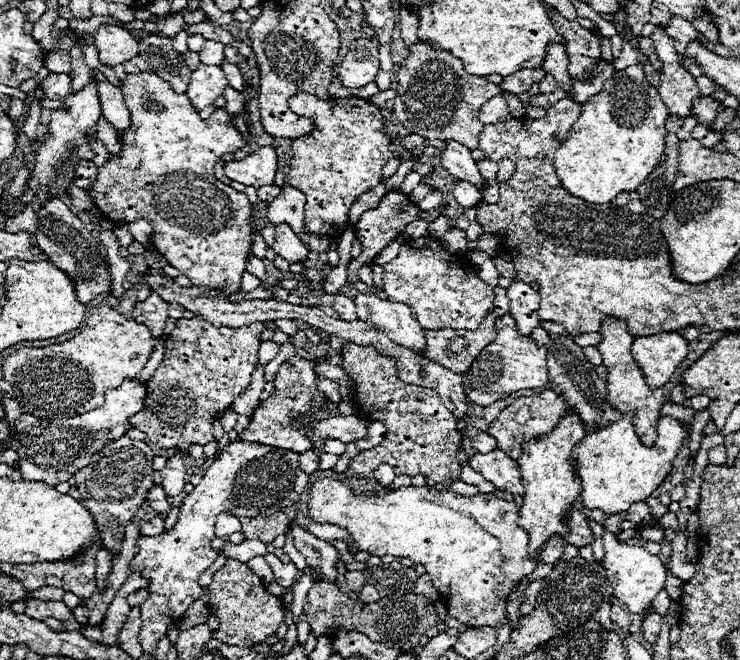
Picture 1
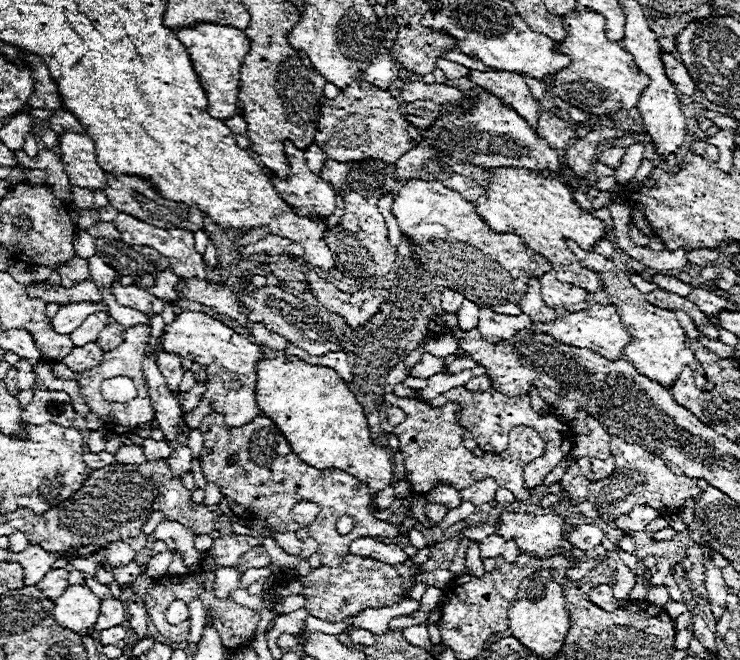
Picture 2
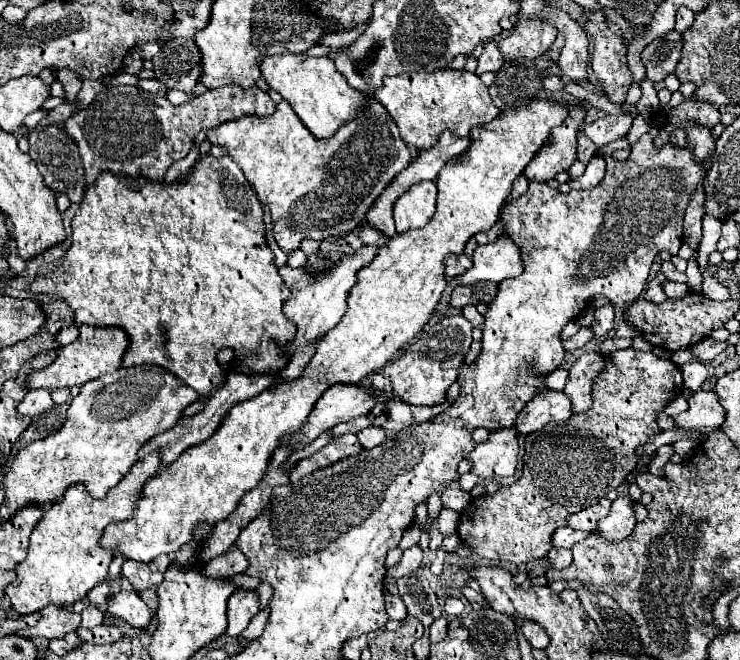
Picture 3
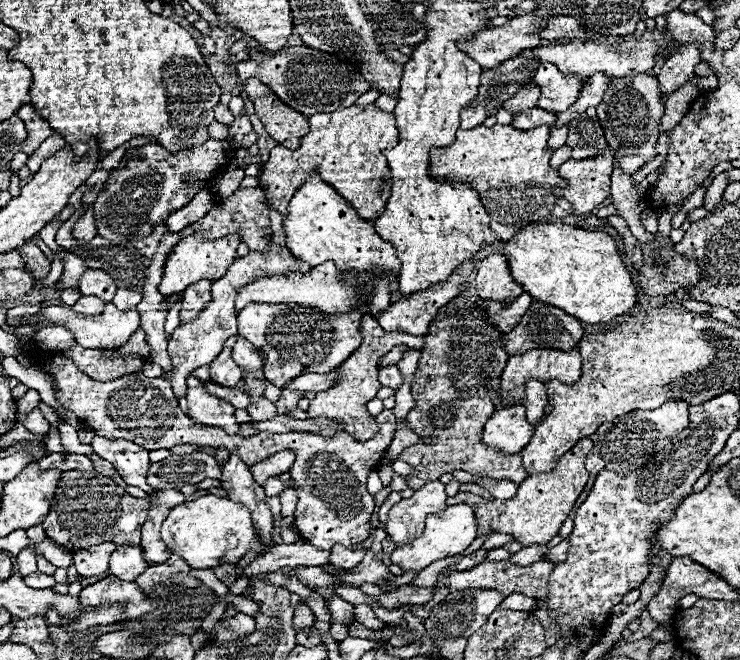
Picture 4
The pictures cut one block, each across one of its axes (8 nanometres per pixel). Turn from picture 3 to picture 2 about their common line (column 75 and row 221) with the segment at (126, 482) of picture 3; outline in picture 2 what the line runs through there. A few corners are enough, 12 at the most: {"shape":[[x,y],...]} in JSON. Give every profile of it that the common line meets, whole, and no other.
{"shape":[[494,168],[474,202],[496,232],[518,234],[560,282],[600,292],[566,238],[592,250],[604,222],[560,180]]}

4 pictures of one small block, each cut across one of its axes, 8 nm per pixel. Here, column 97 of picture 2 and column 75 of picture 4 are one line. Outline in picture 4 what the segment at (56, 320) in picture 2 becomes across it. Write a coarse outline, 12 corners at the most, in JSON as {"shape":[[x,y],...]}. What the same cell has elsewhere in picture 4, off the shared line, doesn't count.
{"shape":[[80,296],[74,312],[102,314],[104,302],[96,296]]}

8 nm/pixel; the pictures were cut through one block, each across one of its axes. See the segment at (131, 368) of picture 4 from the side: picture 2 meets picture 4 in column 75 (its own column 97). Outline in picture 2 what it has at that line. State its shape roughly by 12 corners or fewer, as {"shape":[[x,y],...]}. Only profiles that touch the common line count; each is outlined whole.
{"shape":[[98,344],[78,346],[62,364],[72,372],[94,368],[102,362]]}

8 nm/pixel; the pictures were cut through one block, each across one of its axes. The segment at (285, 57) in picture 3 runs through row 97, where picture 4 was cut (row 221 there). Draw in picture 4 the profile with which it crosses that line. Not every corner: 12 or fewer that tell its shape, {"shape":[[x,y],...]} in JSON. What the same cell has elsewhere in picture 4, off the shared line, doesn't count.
{"shape":[[320,176],[282,218],[310,266],[370,272],[370,316],[390,306],[394,248]]}

